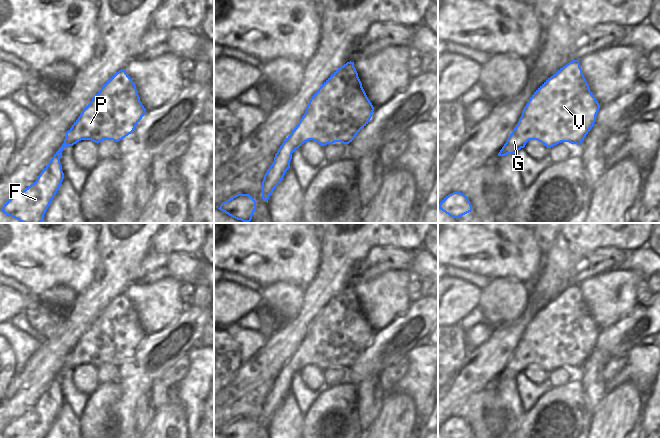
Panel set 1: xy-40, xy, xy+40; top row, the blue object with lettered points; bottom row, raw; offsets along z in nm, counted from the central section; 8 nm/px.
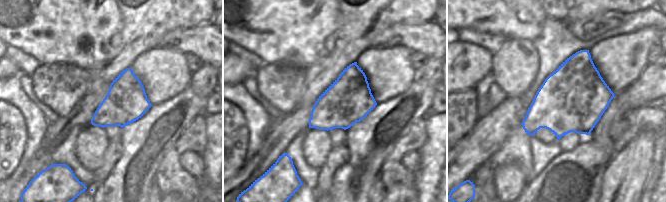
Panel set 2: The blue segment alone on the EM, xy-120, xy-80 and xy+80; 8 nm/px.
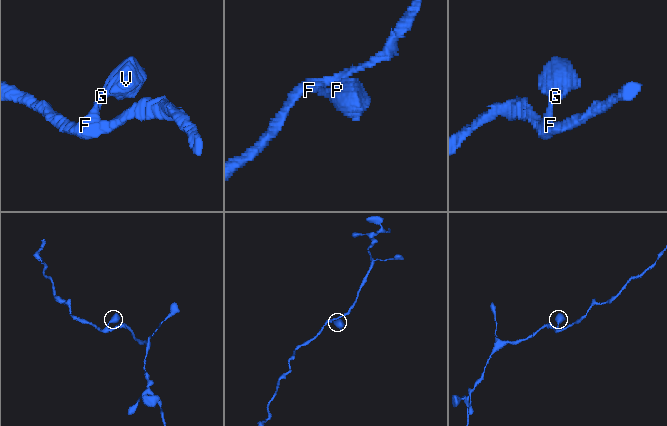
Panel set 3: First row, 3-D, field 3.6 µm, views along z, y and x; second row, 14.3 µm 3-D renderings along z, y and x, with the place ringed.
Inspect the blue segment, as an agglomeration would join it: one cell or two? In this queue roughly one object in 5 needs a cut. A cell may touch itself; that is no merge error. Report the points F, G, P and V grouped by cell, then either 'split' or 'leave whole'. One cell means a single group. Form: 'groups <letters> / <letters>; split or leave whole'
groups F G P V; leave whole

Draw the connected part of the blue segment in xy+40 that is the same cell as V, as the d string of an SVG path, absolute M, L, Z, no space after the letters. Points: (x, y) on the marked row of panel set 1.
M572 60L534 92L498 156L516 154L529 140L537 140L547 148L561 142L580 145L594 126L599 109L600 105L590 91L579 61Z

